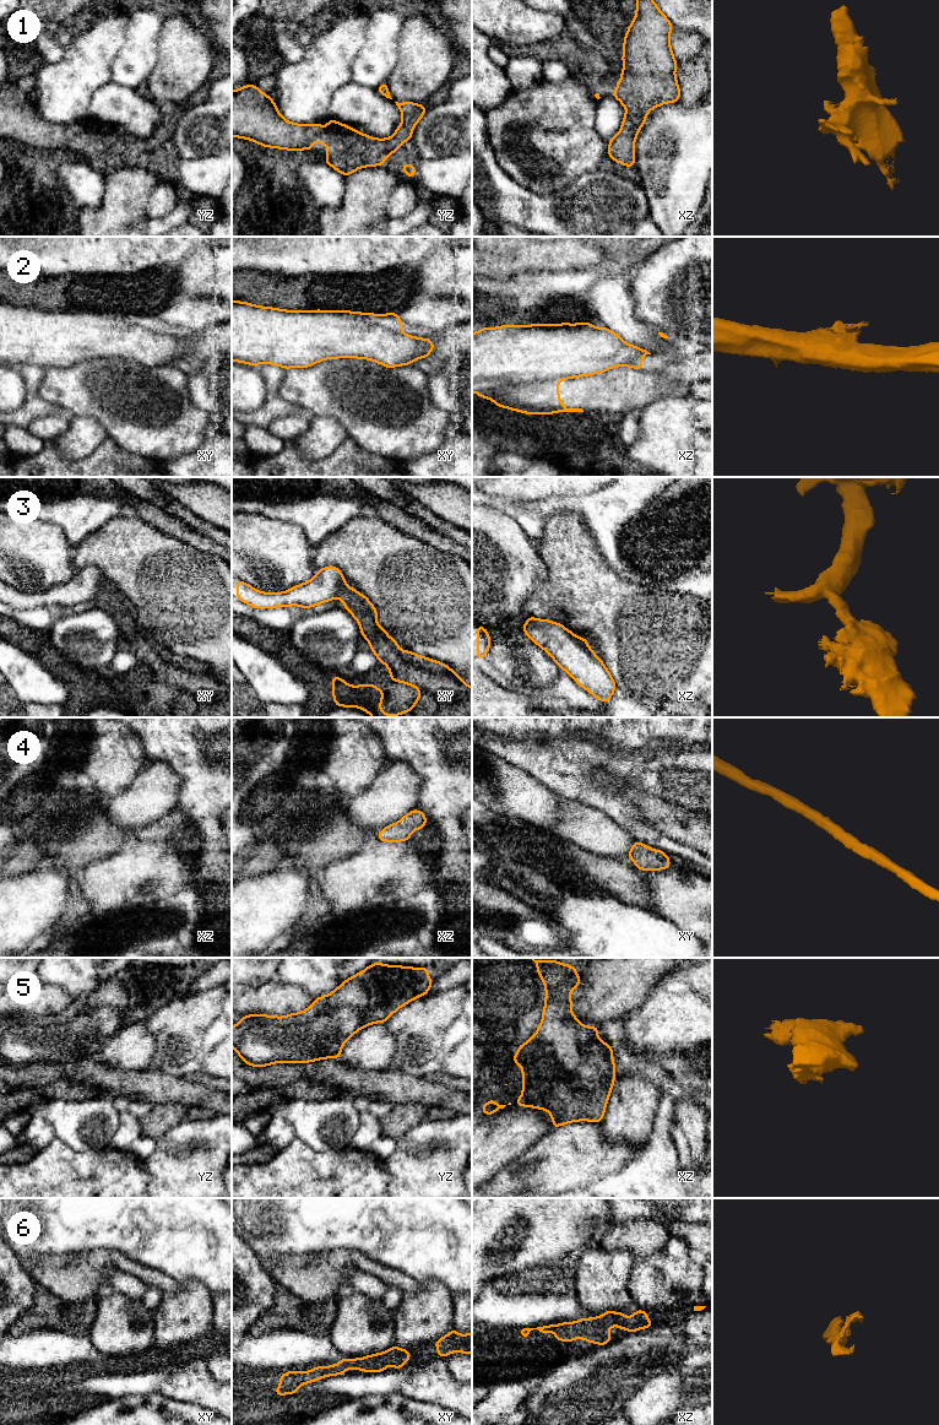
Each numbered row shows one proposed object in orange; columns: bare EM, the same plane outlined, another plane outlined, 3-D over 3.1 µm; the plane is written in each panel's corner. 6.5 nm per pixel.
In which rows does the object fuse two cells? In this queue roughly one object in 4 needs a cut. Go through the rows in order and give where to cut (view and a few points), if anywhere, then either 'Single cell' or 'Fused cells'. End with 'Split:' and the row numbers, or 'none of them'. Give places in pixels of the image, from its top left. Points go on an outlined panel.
1: No split. Single cell
2: Split along xz (574, 377), (555, 377), (544, 380), (500, 385), (477, 393). Fused cells
3: Split along xy (347, 585), (336, 596). Fused cells
4: No split. Single cell
5: No split. Single cell
6: No split. Single cell
Split: 2, 3

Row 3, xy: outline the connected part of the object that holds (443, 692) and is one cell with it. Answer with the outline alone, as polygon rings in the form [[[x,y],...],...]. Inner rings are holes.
[[[348,585],[342,587],[337,597],[343,601],[343,607],[355,618],[378,662],[385,663],[393,682],[405,683],[417,688],[420,694],[409,710],[390,715],[381,711],[381,701],[385,693],[375,684],[348,686],[346,681],[333,674],[332,695],[336,706],[360,708],[373,717],[467,717],[472,716],[472,687],[452,671],[447,665],[428,659],[407,650],[401,650],[397,641],[390,638],[387,632],[378,623],[378,611],[367,596],[359,594]]]

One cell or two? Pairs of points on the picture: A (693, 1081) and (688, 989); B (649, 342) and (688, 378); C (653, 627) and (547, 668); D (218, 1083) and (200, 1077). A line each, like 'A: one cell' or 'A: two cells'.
A: one cell
B: two cells
C: two cells
D: one cell

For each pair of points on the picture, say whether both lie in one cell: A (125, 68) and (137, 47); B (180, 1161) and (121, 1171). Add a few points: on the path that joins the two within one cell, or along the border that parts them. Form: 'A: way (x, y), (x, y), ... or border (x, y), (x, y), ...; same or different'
A: way (130, 63), (137, 55), (137, 52); same
B: border (144, 1161), (150, 1176), (148, 1185); different

